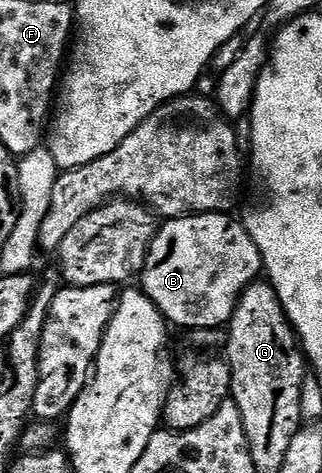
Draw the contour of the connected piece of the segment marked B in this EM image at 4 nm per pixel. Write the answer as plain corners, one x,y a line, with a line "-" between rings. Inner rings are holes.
197,213
165,220
157,228
156,237
150,243
146,255
142,288
145,295
156,304
165,321
173,326
181,325
185,331
218,329
227,326
232,320
240,297
261,273
258,247
237,218
235,221
228,213

